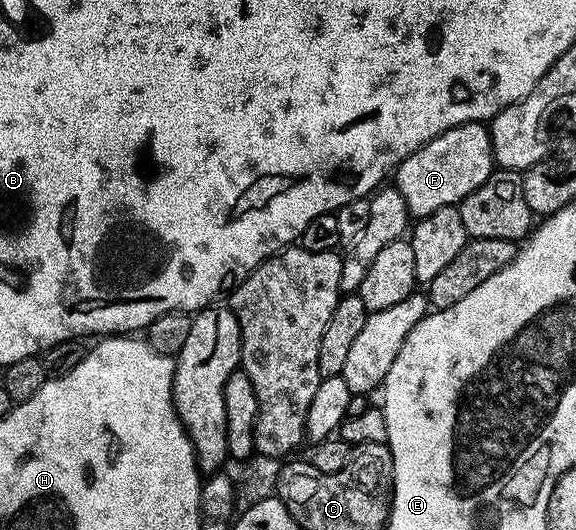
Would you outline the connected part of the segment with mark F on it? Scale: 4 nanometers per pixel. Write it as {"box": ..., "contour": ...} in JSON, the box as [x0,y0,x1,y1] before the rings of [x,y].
{"box":[395,123,495,218],"contour":[[[484,123],[460,124],[427,142],[412,152],[395,169],[395,187],[407,202],[410,217],[420,218],[460,205],[471,190],[483,186],[494,175],[495,161],[489,129]]]}

